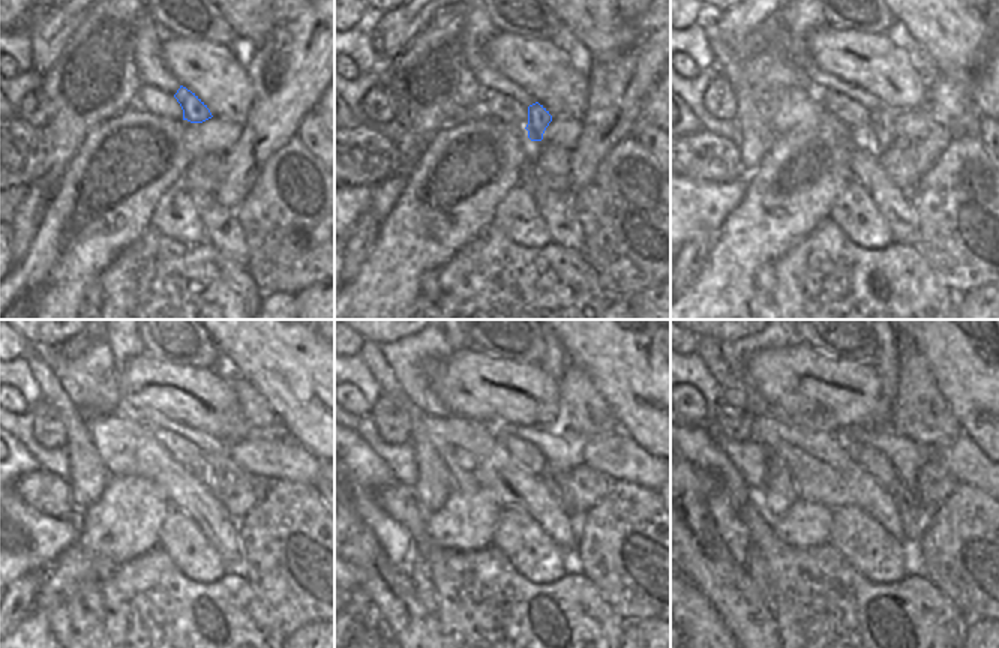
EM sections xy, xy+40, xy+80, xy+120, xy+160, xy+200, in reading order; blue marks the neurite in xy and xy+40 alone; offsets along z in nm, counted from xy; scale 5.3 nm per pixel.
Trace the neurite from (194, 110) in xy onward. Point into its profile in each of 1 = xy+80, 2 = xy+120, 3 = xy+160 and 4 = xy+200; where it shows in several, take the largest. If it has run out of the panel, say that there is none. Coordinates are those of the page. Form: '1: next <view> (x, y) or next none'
1: next xy+80 (881, 132)
2: next xy+120 (215, 467)
3: next xy+160 (557, 482)
4: next xy+200 (914, 515)

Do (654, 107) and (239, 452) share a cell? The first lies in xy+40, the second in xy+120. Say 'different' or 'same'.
different

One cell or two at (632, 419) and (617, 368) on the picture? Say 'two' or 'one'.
one

